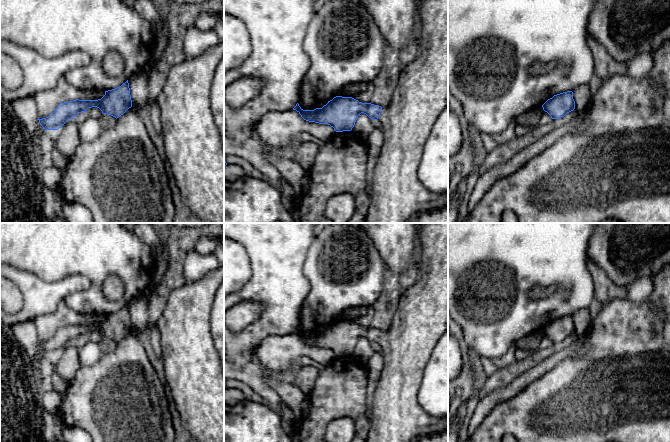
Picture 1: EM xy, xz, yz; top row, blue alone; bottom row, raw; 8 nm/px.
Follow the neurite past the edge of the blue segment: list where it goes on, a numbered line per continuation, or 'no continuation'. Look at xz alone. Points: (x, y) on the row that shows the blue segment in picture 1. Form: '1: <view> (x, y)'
1: xz (396, 194)

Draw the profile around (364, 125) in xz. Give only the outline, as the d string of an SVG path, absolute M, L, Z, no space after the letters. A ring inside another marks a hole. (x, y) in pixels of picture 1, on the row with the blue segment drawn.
M361 113L351 132L360 137L362 140L366 141L371 132L376 128L373 120L369 118L366 114Z

